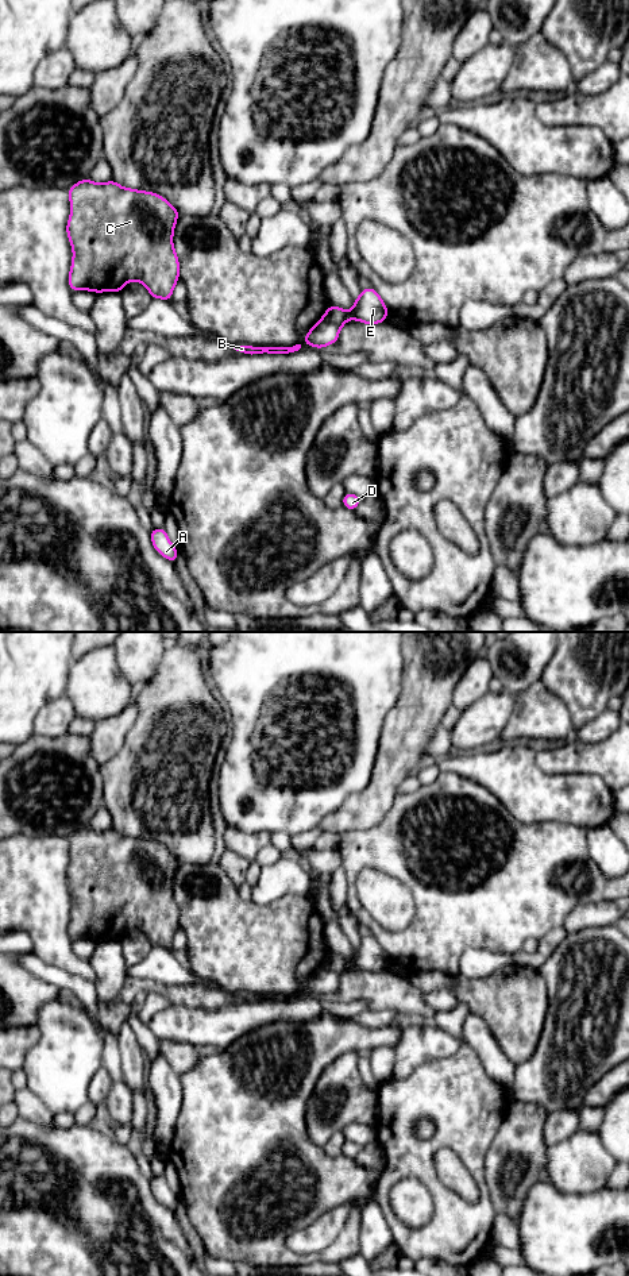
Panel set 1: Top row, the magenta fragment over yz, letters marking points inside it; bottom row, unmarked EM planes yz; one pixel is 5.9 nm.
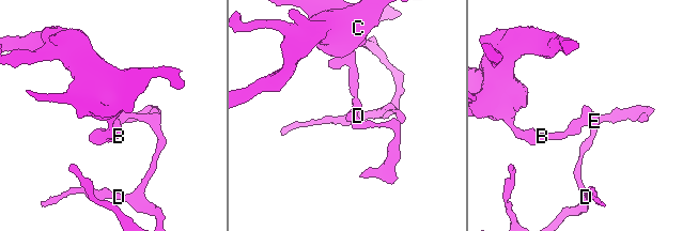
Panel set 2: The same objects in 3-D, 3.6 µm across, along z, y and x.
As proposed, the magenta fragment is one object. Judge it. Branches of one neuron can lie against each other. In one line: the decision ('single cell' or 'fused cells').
fused cells

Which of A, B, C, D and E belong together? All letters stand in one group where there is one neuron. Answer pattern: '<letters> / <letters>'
A D E / B C

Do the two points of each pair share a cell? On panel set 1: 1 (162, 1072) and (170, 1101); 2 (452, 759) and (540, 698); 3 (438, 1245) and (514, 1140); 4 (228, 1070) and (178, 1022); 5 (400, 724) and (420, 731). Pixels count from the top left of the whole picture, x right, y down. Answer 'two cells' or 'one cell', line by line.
1: one cell
2: two cells
3: two cells
4: two cells
5: one cell

